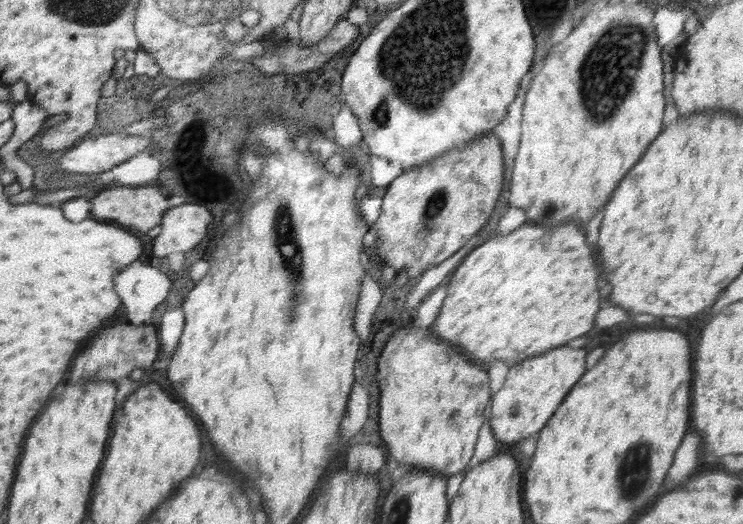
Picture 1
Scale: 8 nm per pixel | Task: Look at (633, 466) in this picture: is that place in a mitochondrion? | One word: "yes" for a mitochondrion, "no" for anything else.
yes

